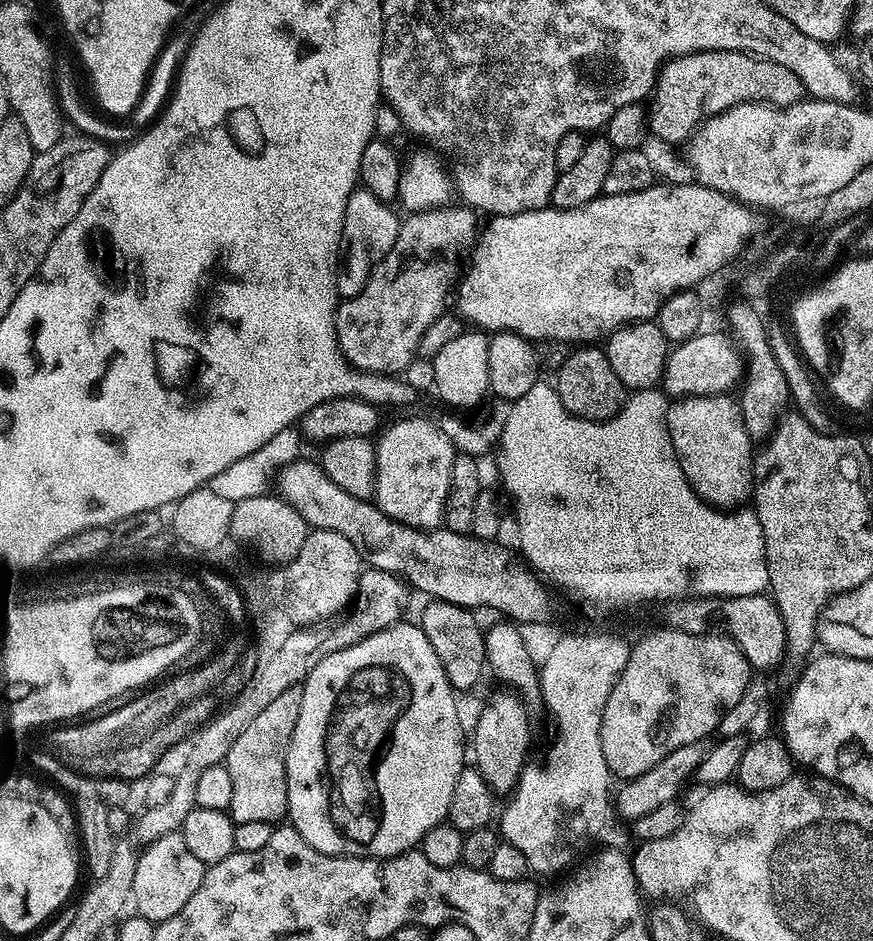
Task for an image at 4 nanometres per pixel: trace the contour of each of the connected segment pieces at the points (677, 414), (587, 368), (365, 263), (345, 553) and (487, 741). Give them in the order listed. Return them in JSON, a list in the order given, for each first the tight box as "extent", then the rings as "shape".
[{"extent":[668,394,754,510],"shape":[[[721,394],[719,396],[685,396],[683,398],[676,398],[669,403],[668,406],[668,442],[672,445],[673,450],[676,451],[676,458],[678,466],[682,470],[685,481],[692,488],[693,493],[699,499],[703,500],[705,504],[717,509],[728,510],[731,504],[740,504],[744,499],[749,499],[750,493],[754,488],[754,476],[752,480],[752,448],[754,448],[754,441],[752,441],[746,434],[746,426],[744,420],[740,417],[739,403],[731,395]]]},{"extent":[554,346,626,420],"shape":[[[580,346],[560,364],[556,372],[554,387],[556,397],[562,402],[564,411],[578,420],[612,420],[626,403],[626,389],[618,382],[618,374],[610,367],[607,351],[600,346]]]},{"extent":[336,187,402,297],"shape":[[[357,187],[346,202],[344,215],[344,239],[346,247],[336,274],[336,291],[341,297],[358,295],[366,286],[372,269],[377,262],[394,246],[394,238],[398,238],[398,230],[402,223],[383,201],[370,194],[364,187]]]},{"extent":[286,530,362,626],"shape":[[[312,530],[307,533],[297,556],[286,565],[286,571],[286,582],[291,587],[288,615],[297,625],[316,626],[319,620],[335,612],[343,613],[353,603],[360,586],[362,561],[358,550],[354,550],[352,543],[342,538],[342,534]]]},{"extent":[470,695,528,797],"shape":[[[504,695],[508,696],[494,697],[481,710],[476,729],[470,732],[470,752],[476,755],[474,767],[497,797],[507,797],[515,789],[528,756],[528,720],[520,706],[521,701],[515,695]]]}]

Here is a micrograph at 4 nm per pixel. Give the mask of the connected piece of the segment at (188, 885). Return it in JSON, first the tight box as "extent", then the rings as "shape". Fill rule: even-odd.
{"extent":[131,832,206,921],"shape":[[[171,832],[158,838],[143,852],[136,857],[131,903],[134,908],[136,904],[135,911],[139,915],[150,921],[174,918],[174,914],[178,914],[178,910],[182,910],[182,906],[186,906],[186,902],[194,898],[194,890],[198,890],[202,882],[206,865],[194,858],[194,854],[190,854],[180,832]]]}

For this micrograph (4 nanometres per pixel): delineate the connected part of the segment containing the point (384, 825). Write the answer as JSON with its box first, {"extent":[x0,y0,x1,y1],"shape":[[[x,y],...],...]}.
{"extent":[284,623,466,858],"shape":[[[415,623],[394,624],[362,642],[322,658],[322,662],[318,662],[318,666],[314,666],[314,670],[304,680],[302,687],[302,714],[298,714],[294,734],[288,743],[288,757],[284,759],[288,779],[287,819],[291,827],[296,828],[298,834],[302,834],[302,838],[314,846],[314,850],[331,856],[387,858],[415,849],[426,830],[445,823],[450,810],[450,797],[454,794],[454,782],[458,782],[458,774],[466,766],[466,728],[464,732],[460,725],[457,693],[446,678],[446,670],[442,670],[442,662],[438,662],[438,654],[434,654],[434,646],[430,646],[426,634]]]}

